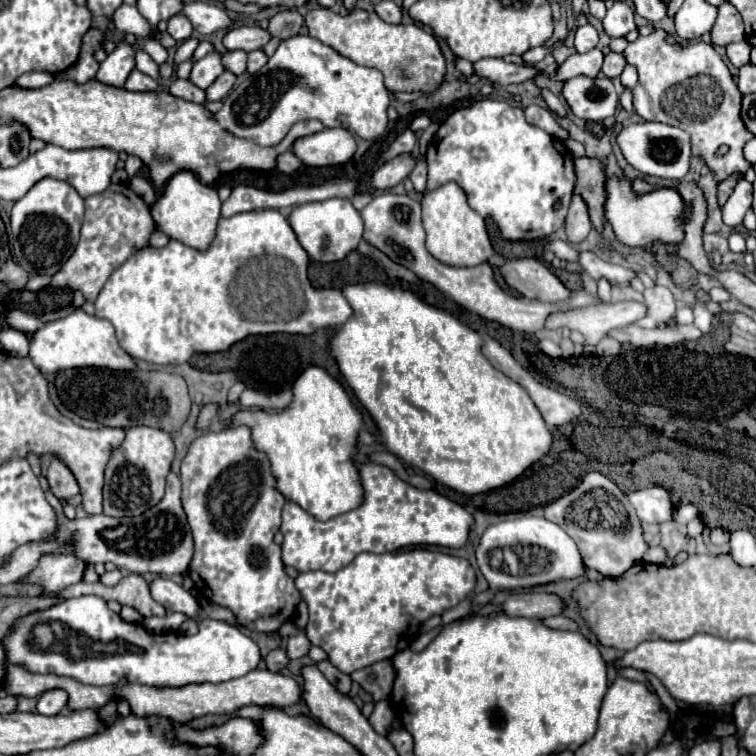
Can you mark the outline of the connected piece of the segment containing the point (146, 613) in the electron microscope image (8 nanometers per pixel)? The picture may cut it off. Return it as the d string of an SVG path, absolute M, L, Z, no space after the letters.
M129 574L129 576L121 578L121 582L119 582L115 588L103 586L101 582L87 584L87 582L81 580L79 584L73 584L71 588L65 588L65 590L59 592L57 596L77 598L77 596L87 596L87 594L99 596L99 598L103 598L105 602L117 600L119 604L131 606L131 608L135 608L143 618L149 618L149 616L165 616L165 608L163 608L159 602L151 600L149 584L147 584L139 574Z

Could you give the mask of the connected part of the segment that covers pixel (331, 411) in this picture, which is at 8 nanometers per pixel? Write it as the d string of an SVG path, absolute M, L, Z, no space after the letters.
M307 368L293 384L293 404L279 412L249 412L235 414L233 424L251 424L253 444L271 460L277 488L287 500L295 500L301 508L319 520L329 520L363 500L359 474L355 472L355 442L361 428L361 412L349 400L343 386L333 380L323 368Z

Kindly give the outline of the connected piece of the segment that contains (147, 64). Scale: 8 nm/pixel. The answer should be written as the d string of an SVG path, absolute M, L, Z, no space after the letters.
M135 44L135 58L137 58L137 70L141 70L141 72L145 72L147 76L151 76L151 78L159 78L159 66L139 48L139 44Z

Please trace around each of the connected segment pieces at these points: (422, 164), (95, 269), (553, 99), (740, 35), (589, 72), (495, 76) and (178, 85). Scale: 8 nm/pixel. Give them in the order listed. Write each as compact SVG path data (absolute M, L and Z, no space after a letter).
M417 158L415 168L411 170L409 178L411 178L413 186L415 186L415 192L421 194L427 188L427 162L425 162L425 158Z
M111 184L105 192L85 198L85 222L81 228L81 240L73 256L61 266L53 276L51 286L81 290L87 302L93 302L101 292L103 284L119 264L123 264L131 254L149 244L149 234L155 230L149 206L137 196L127 184Z
M541 88L539 94L541 94L541 98L545 100L545 104L549 106L551 112L555 112L555 114L559 114L559 116L565 116L565 106L563 106L563 102L561 102L561 100L551 92L551 90Z
M727 2L727 4L719 6L719 16L717 16L717 22L711 30L711 40L717 46L727 46L731 42L745 40L743 18L733 4Z
M593 48L585 54L577 52L577 54L569 56L559 66L559 70L553 74L553 78L563 82L563 80L569 80L569 78L575 78L575 76L597 76L601 72L601 64L603 64L601 50Z
M481 58L481 60L473 62L473 74L483 80L489 80L489 82L509 86L509 84L521 84L523 80L535 78L539 72L529 66L509 64L501 58Z
M181 78L171 82L171 94L177 98L183 98L183 100L189 100L189 102L197 102L197 104L205 102L205 90L201 90L193 82L181 80Z

